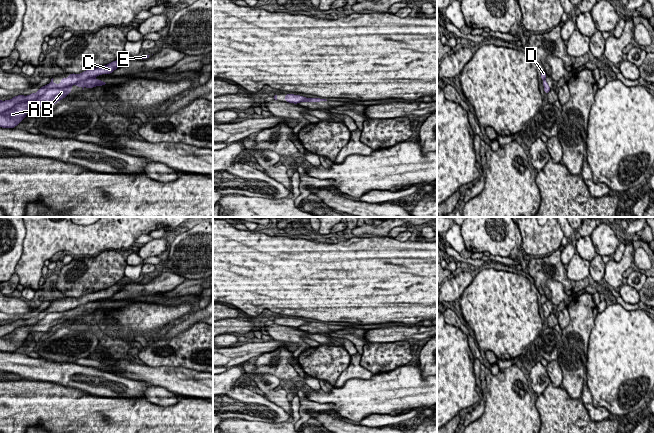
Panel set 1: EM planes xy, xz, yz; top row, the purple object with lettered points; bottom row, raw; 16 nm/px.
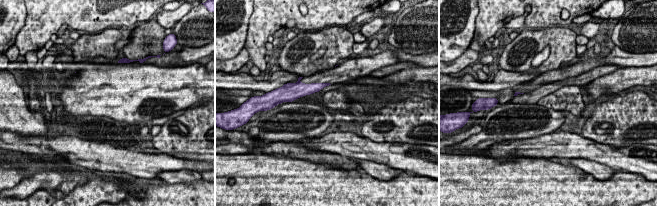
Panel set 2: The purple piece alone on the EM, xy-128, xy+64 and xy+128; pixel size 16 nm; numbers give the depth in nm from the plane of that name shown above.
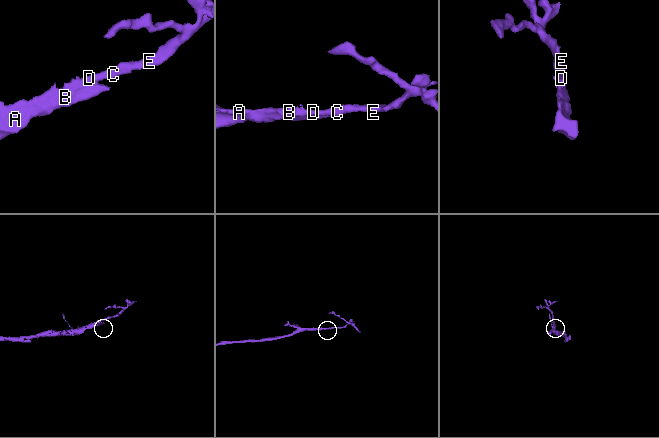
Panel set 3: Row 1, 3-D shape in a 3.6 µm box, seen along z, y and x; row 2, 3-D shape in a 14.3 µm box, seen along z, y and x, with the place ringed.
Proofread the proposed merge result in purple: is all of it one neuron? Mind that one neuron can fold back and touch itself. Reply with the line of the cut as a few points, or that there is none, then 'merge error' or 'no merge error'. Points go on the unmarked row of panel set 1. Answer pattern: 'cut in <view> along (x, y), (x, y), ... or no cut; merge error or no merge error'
cut in xy along (70, 309), (49, 312), (35, 323), (17, 326), (0, 337); merge error

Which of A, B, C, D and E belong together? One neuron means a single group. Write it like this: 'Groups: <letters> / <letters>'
Groups: A B / C D E

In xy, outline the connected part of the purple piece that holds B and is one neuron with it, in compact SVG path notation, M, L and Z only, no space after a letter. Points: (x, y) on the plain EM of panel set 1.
M71 310L65 312L53 312L44 316L34 325L17 327L11 333L0 337L0 351L15 352L27 340L30 333L49 332L69 319L71 315Z

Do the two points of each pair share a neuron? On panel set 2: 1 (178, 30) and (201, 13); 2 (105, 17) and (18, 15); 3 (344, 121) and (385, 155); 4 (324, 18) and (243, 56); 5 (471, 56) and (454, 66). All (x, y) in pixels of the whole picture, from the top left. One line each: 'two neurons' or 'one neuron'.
1: one neuron
2: two neurons
3: two neurons
4: two neurons
5: one neuron

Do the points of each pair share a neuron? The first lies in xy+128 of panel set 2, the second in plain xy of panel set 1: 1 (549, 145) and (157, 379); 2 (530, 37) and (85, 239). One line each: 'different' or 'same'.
1: same
2: different

